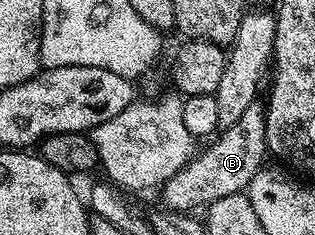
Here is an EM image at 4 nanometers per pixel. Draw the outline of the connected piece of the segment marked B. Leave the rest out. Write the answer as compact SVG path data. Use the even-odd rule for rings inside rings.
M254 103L239 115L239 119L231 127L221 129L212 138L205 150L198 152L185 166L165 184L160 186L160 204L174 213L189 213L196 205L208 207L224 196L244 194L249 188L251 179L266 164L265 147L265 110Z

